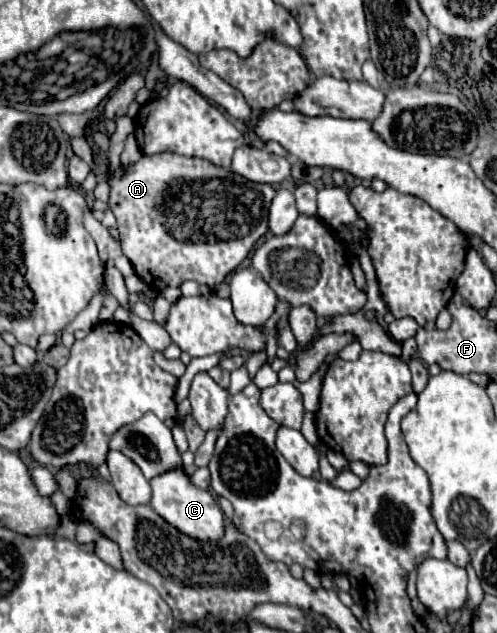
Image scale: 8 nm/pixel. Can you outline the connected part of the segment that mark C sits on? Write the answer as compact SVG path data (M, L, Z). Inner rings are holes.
M176 466L172 470L166 470L164 474L154 476L150 480L150 486L152 486L150 506L180 532L198 540L216 540L220 538L220 534L224 534L224 514L220 510L216 496L210 494L208 490L196 488L182 466Z

